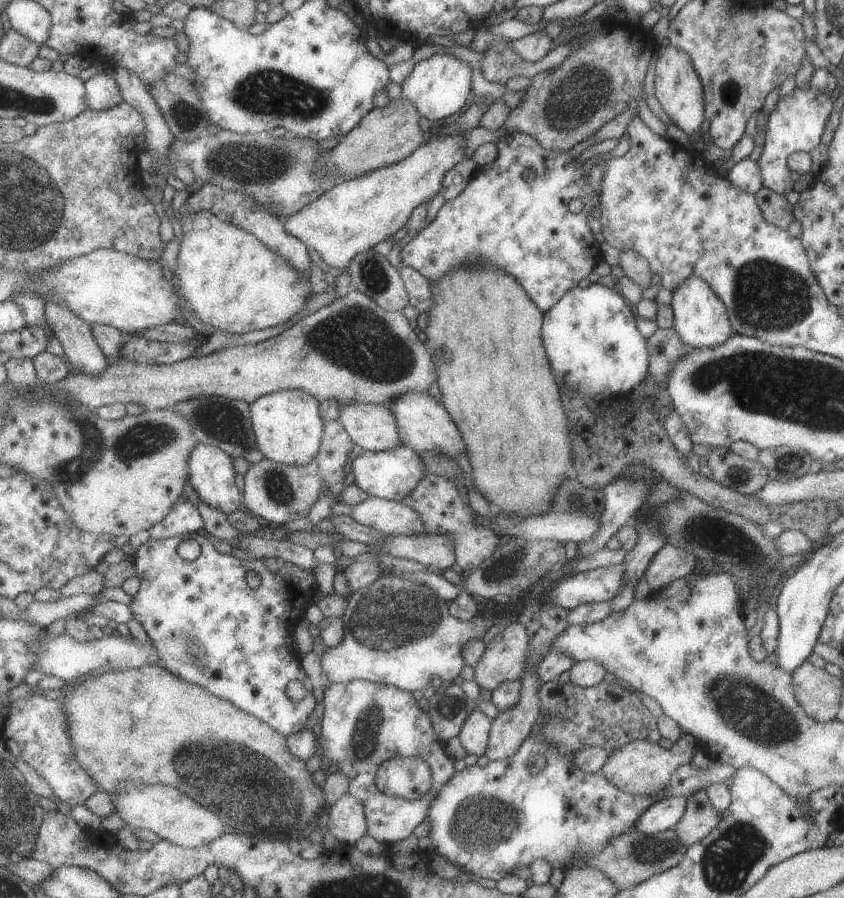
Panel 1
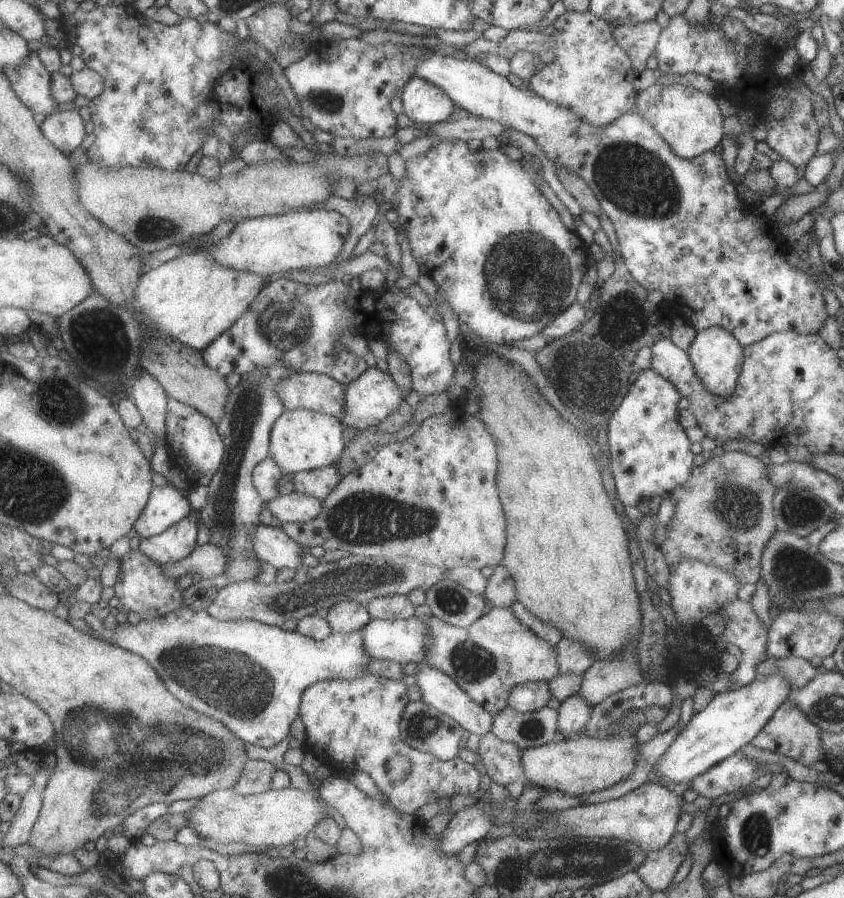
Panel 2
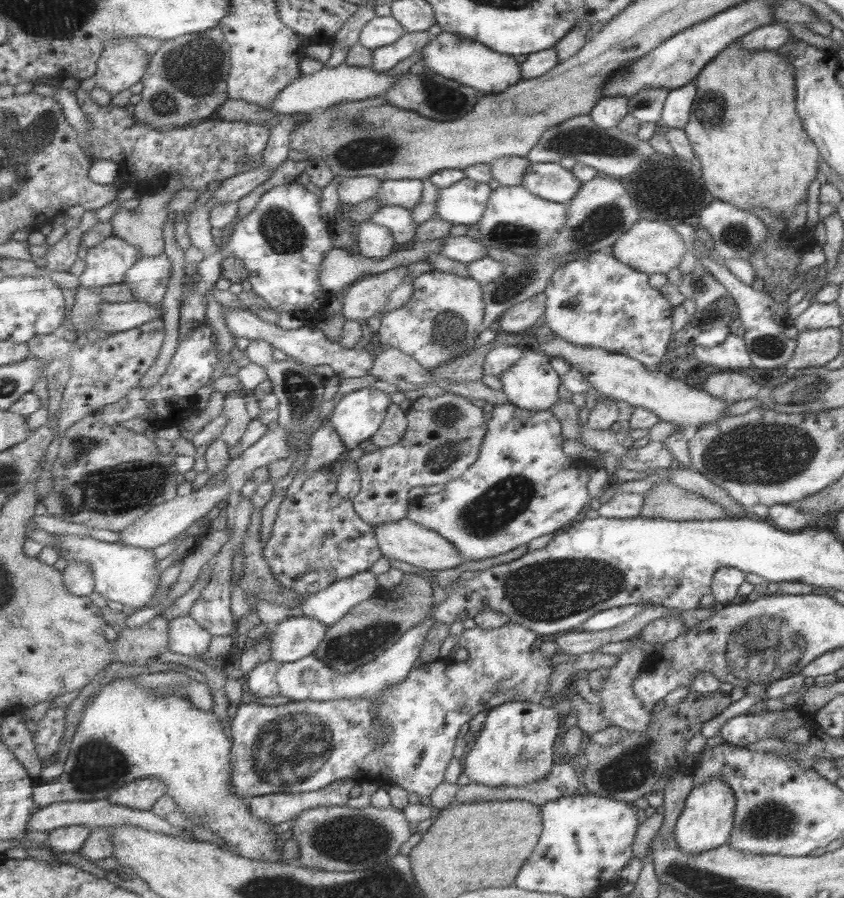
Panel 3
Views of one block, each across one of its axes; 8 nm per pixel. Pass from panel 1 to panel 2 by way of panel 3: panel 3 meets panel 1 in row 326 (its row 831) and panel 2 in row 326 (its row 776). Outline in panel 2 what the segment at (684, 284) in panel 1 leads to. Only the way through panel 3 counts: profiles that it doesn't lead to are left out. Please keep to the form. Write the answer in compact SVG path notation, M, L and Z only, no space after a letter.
M710 326L696 331L693 340L686 348L687 356L701 382L711 394L718 397L728 397L739 376L745 349L735 340L735 337L720 326Z

